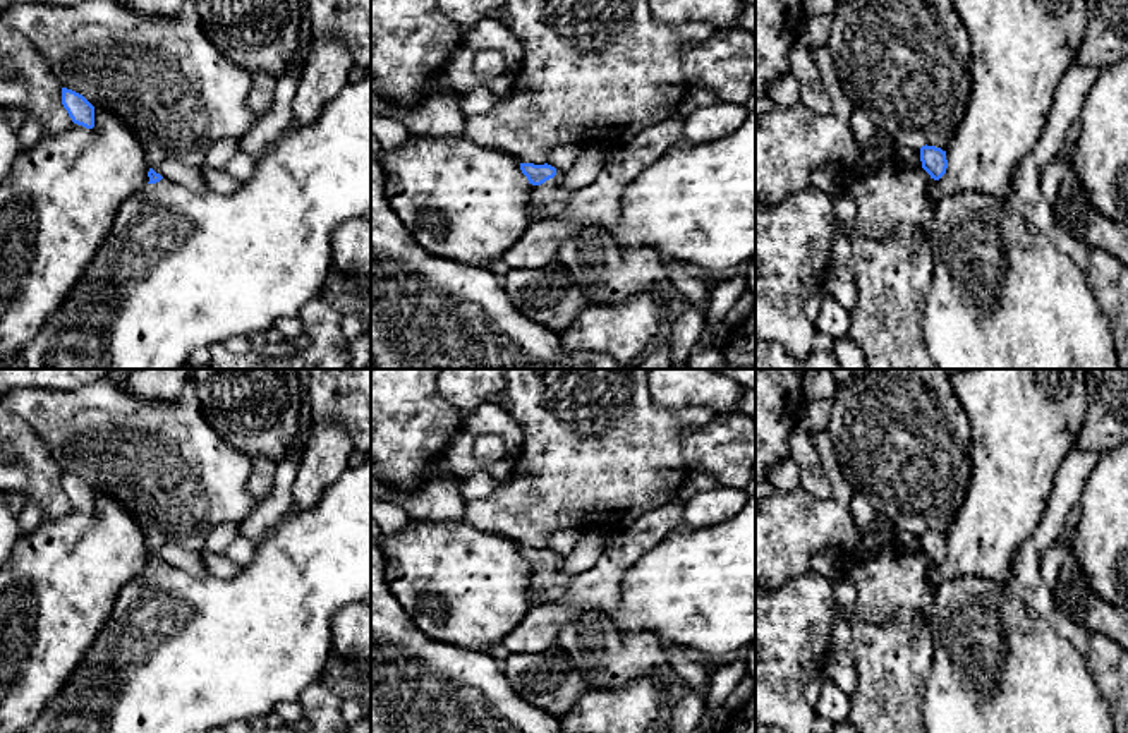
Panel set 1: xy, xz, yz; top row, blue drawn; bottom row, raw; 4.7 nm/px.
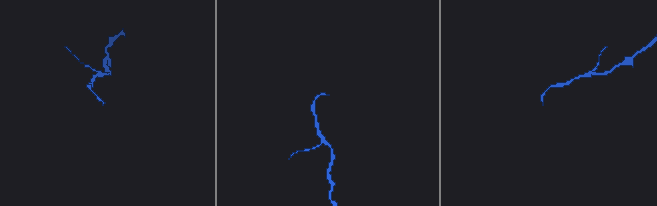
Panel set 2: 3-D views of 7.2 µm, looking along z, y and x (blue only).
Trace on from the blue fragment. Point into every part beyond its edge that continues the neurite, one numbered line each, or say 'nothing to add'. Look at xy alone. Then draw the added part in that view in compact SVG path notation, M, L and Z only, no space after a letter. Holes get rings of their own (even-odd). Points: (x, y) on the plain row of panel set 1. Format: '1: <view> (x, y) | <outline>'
1: xy (177, 654) | M371 455L357 467L347 469L326 488L314 508L292 510L256 546L252 560L235 577L197 579L165 561L156 568L151 568L148 561L146 568L118 592L108 620L60 694L24 733L209 733L215 728L225 728L235 719L266 719L276 704L299 700L307 687L321 680L326 663L331 657L333 615L345 606L366 603L367 597L371 597Z

